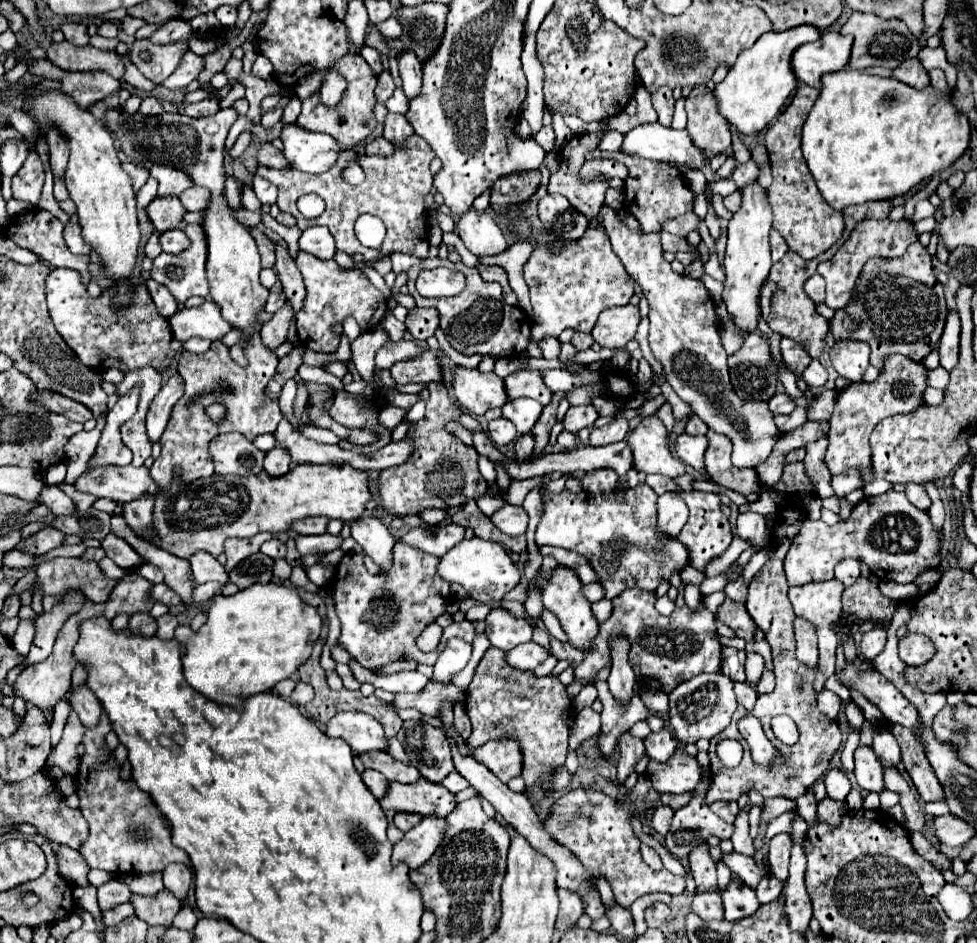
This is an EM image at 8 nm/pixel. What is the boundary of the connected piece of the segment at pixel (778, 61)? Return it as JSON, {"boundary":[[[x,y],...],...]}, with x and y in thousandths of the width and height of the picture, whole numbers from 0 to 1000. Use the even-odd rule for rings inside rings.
{"boundary":[[[835,29],[786,33],[778,37],[768,52],[759,54],[753,67],[745,73],[743,84],[731,92],[733,116],[743,126],[743,130],[757,143],[772,143],[784,137],[786,130],[796,122],[798,113],[805,109],[811,94],[817,90],[813,77],[809,75],[809,58],[813,50],[819,50],[827,43],[835,43],[837,39],[839,33]]]}

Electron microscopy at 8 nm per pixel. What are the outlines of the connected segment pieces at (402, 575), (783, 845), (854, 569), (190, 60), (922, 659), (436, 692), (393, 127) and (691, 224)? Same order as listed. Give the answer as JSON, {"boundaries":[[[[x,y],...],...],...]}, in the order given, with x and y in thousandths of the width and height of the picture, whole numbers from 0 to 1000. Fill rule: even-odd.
{"boundaries":[[[[405,576],[403,601],[399,603],[399,610],[379,610],[371,597],[371,589],[354,586],[346,599],[348,603],[344,603],[340,622],[325,625],[325,631],[330,635],[334,635],[334,629],[340,631],[344,652],[350,661],[350,671],[344,684],[354,688],[371,707],[383,709],[414,699],[442,705],[446,703],[450,690],[456,686],[459,678],[473,676],[479,678],[479,682],[483,682],[485,663],[463,661],[463,665],[454,669],[450,686],[446,690],[432,692],[426,686],[426,676],[434,669],[438,661],[442,661],[448,652],[452,652],[463,637],[461,618],[448,614],[446,597],[448,591],[436,589],[414,576]],[[475,667],[479,667],[479,671]]],[[[792,885],[788,892],[786,919],[788,919],[788,926],[792,926],[798,934],[805,934],[805,930],[807,930],[811,896],[813,896],[813,890],[809,885]]],[[[866,593],[866,595],[858,597],[858,601],[856,601],[856,614],[858,614],[864,622],[870,622],[878,612],[880,612],[880,597],[878,597],[878,595]]],[[[190,54],[186,58],[182,71],[178,73],[178,77],[166,90],[172,94],[188,94],[203,82],[205,75],[207,75],[207,60],[197,54]]],[[[927,671],[921,678],[921,699],[928,706],[945,705],[955,697],[956,692],[958,692],[958,686],[948,673]]],[[[438,724],[432,733],[428,735],[403,735],[403,743],[401,748],[405,752],[428,752],[432,758],[436,760],[446,760],[448,758],[448,750],[454,741],[463,743],[463,748],[467,748],[469,743],[475,745],[477,735],[469,733],[469,729],[461,726],[461,729],[452,729],[448,724]]],[[[397,120],[395,130],[393,130],[393,145],[403,154],[403,156],[414,156],[416,147],[424,143],[422,133],[416,128],[414,122],[409,120]]],[[[702,226],[694,232],[688,232],[688,236],[682,236],[682,241],[678,241],[680,245],[688,247],[688,249],[704,249],[706,245],[714,245],[716,239],[716,230],[712,226]]]]}

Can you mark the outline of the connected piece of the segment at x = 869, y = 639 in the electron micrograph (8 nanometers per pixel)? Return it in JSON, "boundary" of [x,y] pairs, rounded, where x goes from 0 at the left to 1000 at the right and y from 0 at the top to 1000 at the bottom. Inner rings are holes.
{"boundary":[[[897,663],[895,667],[882,673],[880,697],[886,701],[893,701],[905,688],[905,682],[907,682],[907,667],[903,663]]]}

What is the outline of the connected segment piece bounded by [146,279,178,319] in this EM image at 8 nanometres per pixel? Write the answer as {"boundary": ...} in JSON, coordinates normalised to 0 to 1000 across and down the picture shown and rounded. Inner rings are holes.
{"boundary":[[[151,296],[149,302],[151,302],[151,309],[154,309],[156,317],[158,317],[158,323],[160,323],[162,332],[168,334],[170,338],[174,338],[182,330],[182,321],[176,317],[174,309],[170,309],[170,304],[166,304],[158,296]]]}

